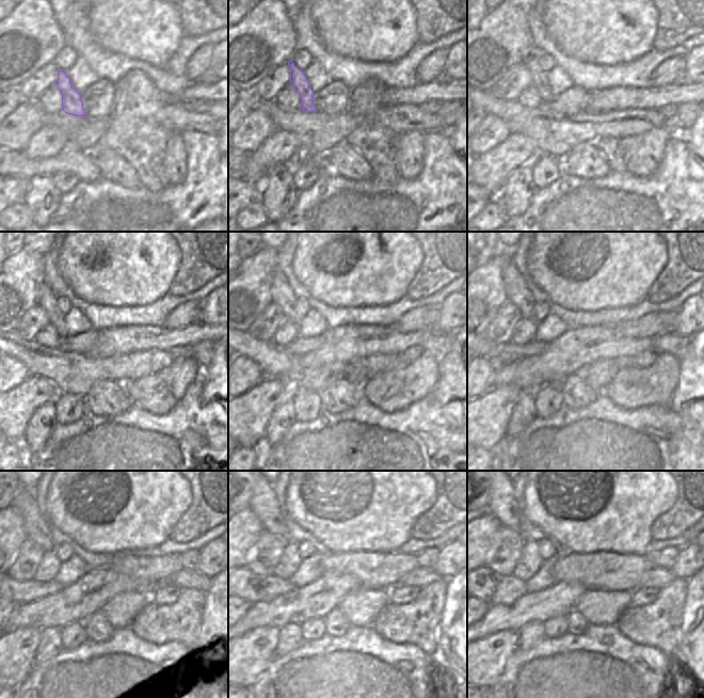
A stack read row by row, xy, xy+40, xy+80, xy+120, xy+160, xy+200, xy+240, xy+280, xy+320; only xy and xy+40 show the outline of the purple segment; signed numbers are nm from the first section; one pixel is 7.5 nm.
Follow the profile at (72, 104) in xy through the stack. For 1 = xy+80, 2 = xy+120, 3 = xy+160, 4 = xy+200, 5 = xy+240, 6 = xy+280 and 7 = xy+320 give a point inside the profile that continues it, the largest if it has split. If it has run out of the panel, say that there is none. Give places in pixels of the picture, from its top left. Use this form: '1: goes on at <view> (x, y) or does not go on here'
1: goes on at xy+80 (539, 80)
2: goes on at xy+120 (46, 299)
3: goes on at xy+160 (282, 295)
4: goes on at xy+200 (516, 291)
5: goes on at xy+240 (36, 528)
6: goes on at xy+280 (264, 504)
7: goes on at xy+320 (502, 504)

